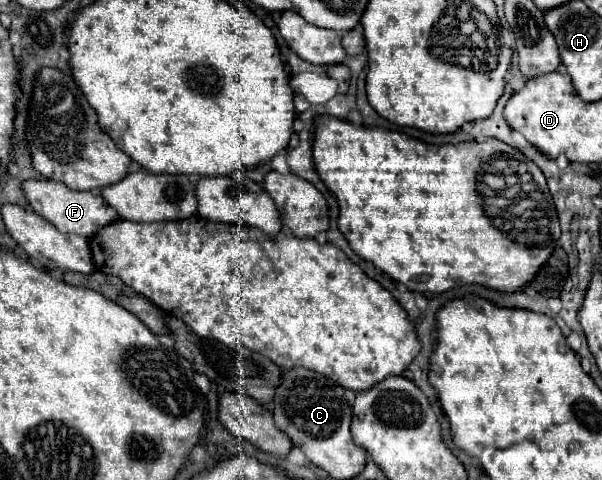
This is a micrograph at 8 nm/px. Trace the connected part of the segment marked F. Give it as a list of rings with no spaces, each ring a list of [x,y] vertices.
[[[29,179],[21,183],[21,189],[27,197],[27,203],[35,213],[39,213],[43,219],[47,219],[51,225],[57,227],[59,233],[77,233],[83,237],[95,235],[99,227],[105,227],[107,223],[113,223],[119,219],[117,211],[109,207],[99,193],[85,193],[85,191],[71,191],[69,187],[47,181],[47,179]]]

